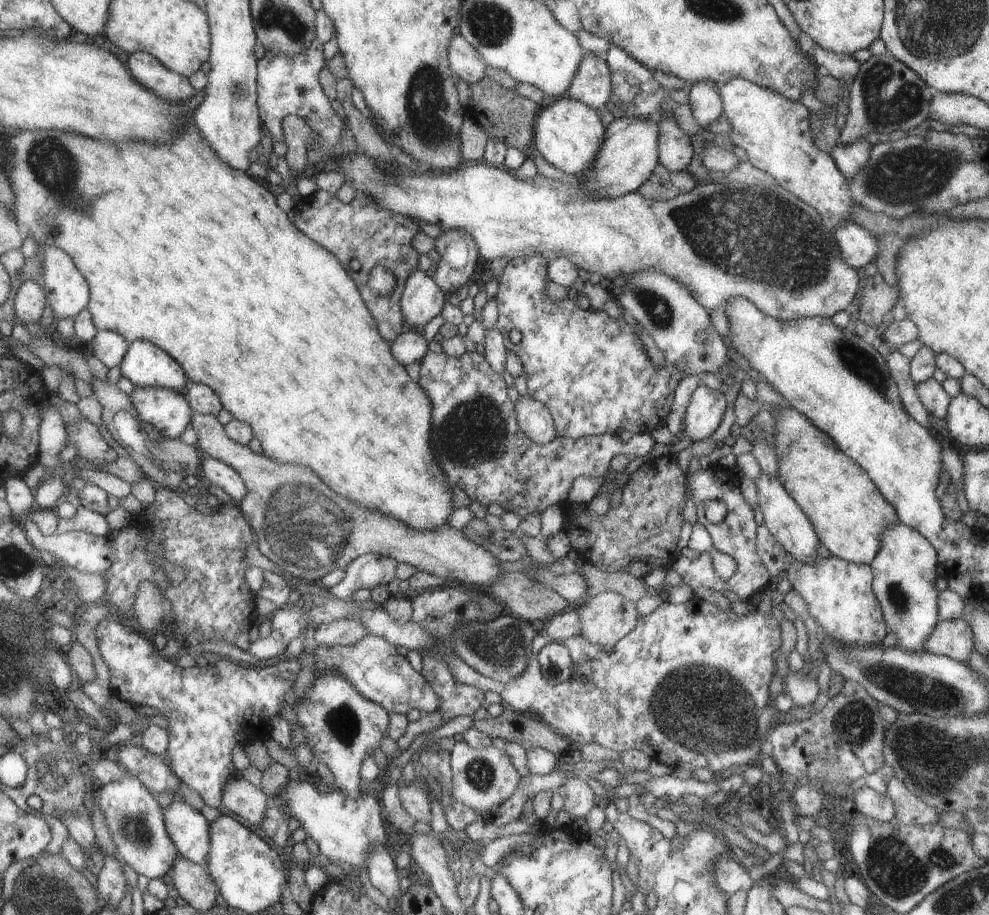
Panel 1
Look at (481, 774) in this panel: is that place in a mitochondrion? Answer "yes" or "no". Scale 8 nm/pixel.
yes

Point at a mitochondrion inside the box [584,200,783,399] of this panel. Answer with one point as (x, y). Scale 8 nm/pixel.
(659, 311)

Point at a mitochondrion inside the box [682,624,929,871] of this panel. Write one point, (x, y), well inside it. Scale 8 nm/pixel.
(855, 725)

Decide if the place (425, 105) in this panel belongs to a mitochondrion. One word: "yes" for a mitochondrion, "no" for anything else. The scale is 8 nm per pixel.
yes

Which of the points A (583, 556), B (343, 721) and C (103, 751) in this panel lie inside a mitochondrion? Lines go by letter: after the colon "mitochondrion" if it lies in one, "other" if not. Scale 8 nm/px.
A: other
B: mitochondrion
C: other

